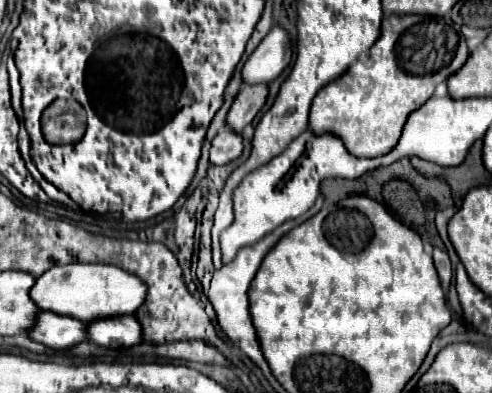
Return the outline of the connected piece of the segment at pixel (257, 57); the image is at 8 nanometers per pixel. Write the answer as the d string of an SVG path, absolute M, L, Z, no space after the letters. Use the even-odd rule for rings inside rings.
M273 27L243 65L245 85L271 83L289 65L291 55L289 33L283 27Z

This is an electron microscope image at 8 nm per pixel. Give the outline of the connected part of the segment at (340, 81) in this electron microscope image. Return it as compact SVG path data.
M387 15L381 37L369 55L325 85L313 99L309 127L313 133L337 135L355 157L379 157L389 153L401 137L407 117L435 91L435 85L457 73L469 57L461 29L449 17Z

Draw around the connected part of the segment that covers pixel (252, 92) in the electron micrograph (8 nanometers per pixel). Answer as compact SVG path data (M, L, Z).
M269 85L243 87L231 105L231 111L227 115L227 125L233 131L241 133L245 129L245 125L249 125L255 119L255 115L259 113L259 109L265 105L267 95L269 95Z

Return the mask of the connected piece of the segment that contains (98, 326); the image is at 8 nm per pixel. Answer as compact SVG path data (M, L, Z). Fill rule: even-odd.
M125 315L115 319L101 319L87 327L89 341L99 343L109 349L121 349L121 347L135 347L143 343L141 339L141 325L137 317Z

